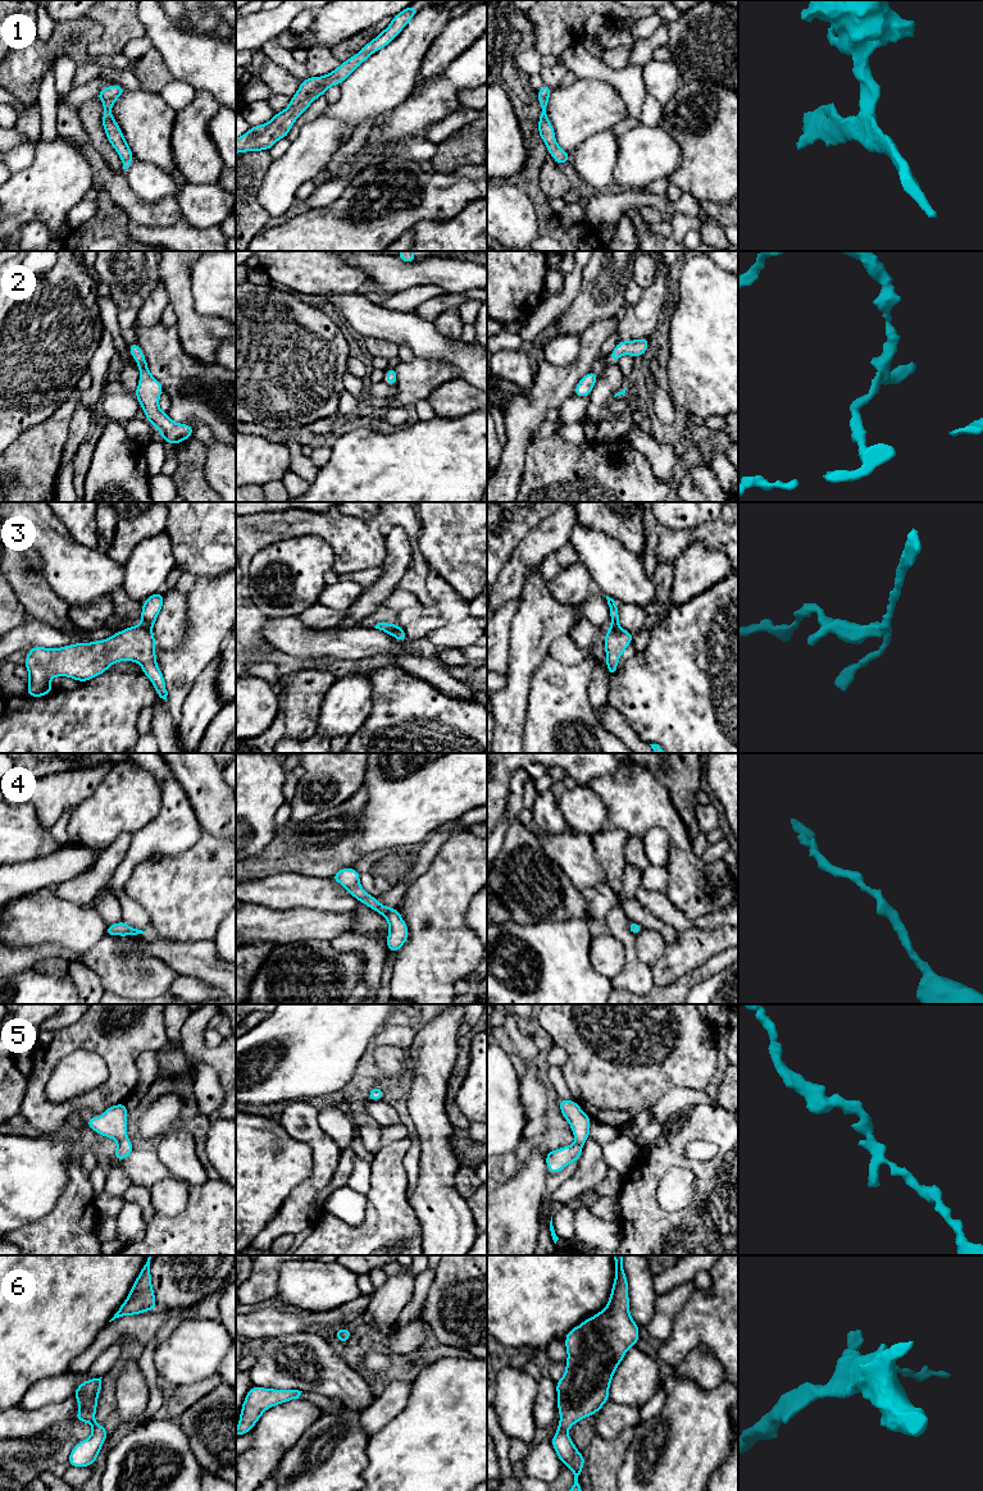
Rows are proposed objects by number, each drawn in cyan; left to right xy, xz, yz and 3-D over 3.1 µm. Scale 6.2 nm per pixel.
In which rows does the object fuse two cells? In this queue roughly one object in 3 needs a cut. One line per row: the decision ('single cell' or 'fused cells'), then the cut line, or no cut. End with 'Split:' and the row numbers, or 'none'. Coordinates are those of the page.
1: single cell; cut none
2: single cell; cut none
3: single cell; cut none
4: single cell; cut none
5: single cell; cut none
6: single cell; cut none
Split: none

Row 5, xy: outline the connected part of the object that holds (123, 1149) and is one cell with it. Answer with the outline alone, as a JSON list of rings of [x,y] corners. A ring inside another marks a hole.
[[[124,1103],[112,1105],[104,1111],[101,1117],[92,1117],[86,1121],[95,1132],[114,1139],[118,1145],[114,1158],[126,1159],[133,1150],[133,1144],[127,1137],[127,1117],[128,1109]]]

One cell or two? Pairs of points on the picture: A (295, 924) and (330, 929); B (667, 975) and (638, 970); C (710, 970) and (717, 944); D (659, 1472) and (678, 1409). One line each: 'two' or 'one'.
A: one
B: two
C: two
D: one

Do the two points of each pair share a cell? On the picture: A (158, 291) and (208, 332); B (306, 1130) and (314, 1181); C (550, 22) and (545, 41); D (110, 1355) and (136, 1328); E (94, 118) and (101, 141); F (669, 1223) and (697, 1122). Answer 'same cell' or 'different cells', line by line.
A: different cells
B: same cell
C: same cell
D: different cells
E: same cell
F: same cell

